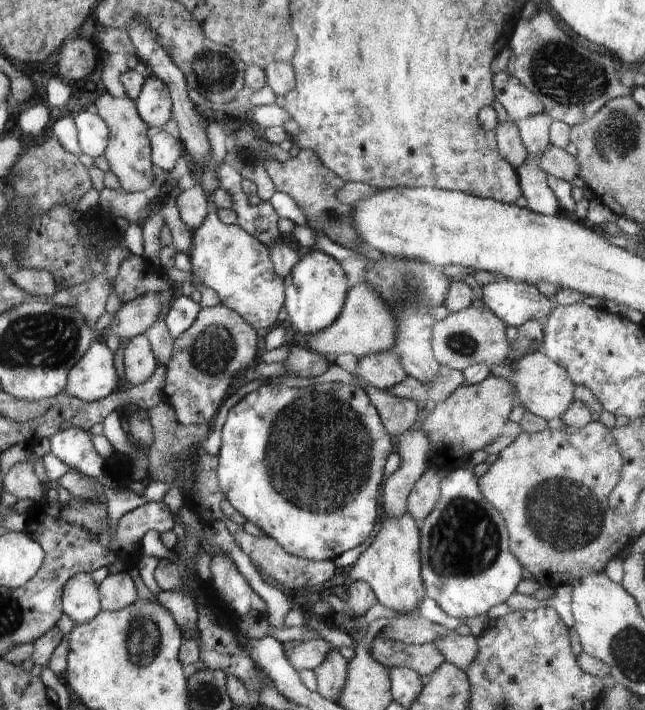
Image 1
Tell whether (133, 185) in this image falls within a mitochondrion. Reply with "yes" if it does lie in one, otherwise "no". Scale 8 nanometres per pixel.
no

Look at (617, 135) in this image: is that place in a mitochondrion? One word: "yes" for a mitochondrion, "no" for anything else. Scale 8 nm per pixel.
yes

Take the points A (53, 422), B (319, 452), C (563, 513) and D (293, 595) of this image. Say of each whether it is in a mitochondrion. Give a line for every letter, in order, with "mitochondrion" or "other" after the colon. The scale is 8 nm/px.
A: other
B: mitochondrion
C: mitochondrion
D: other

